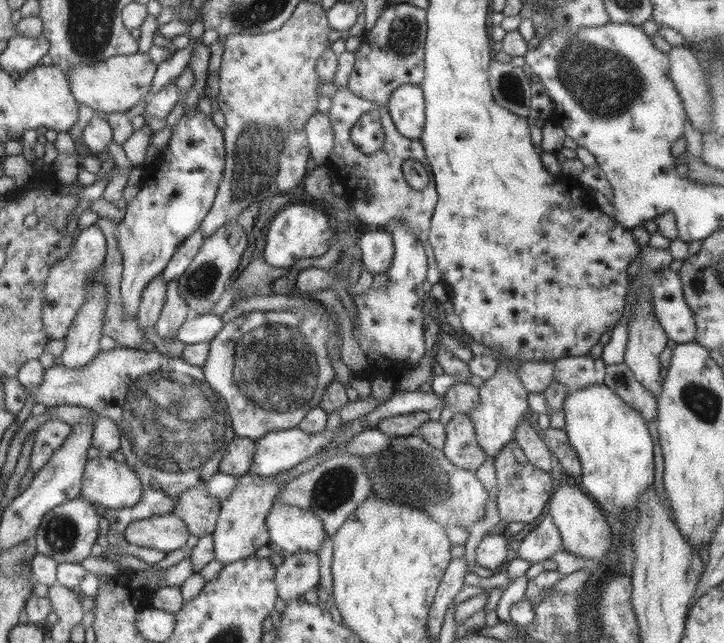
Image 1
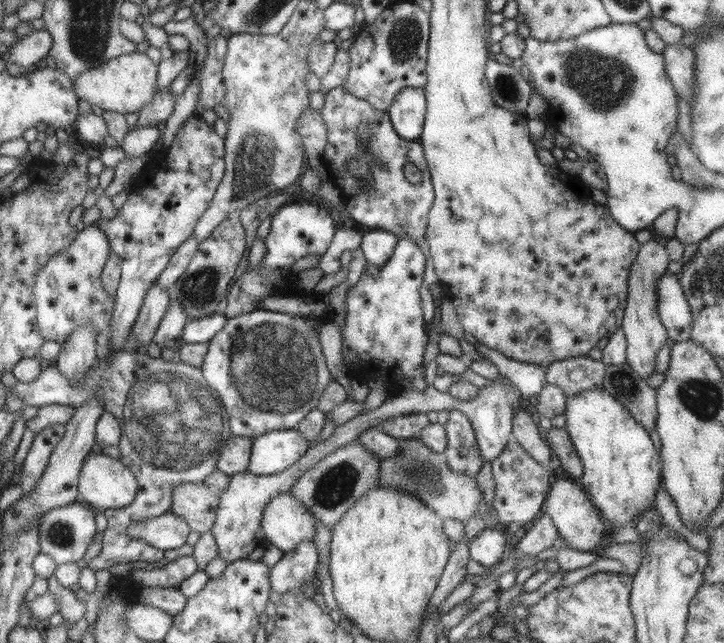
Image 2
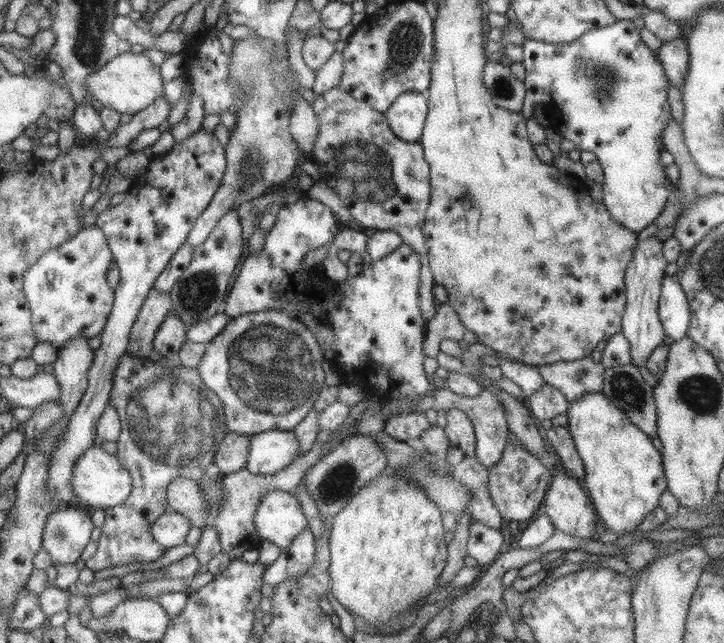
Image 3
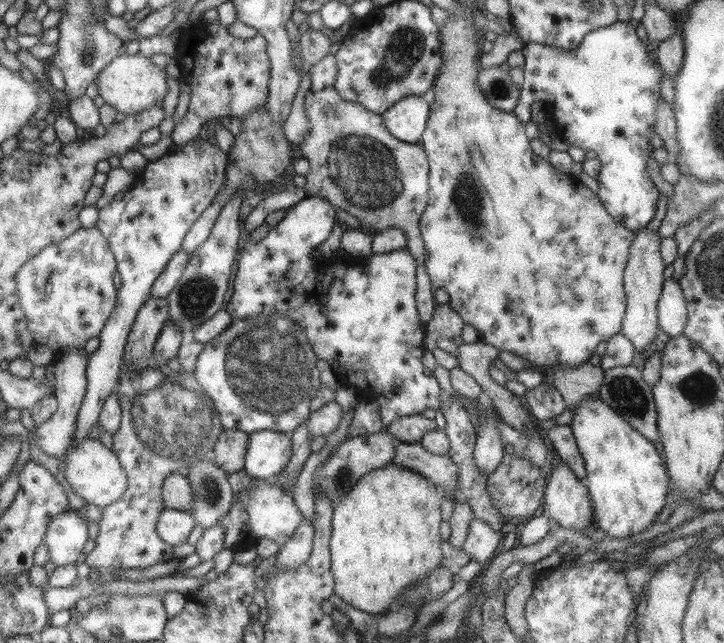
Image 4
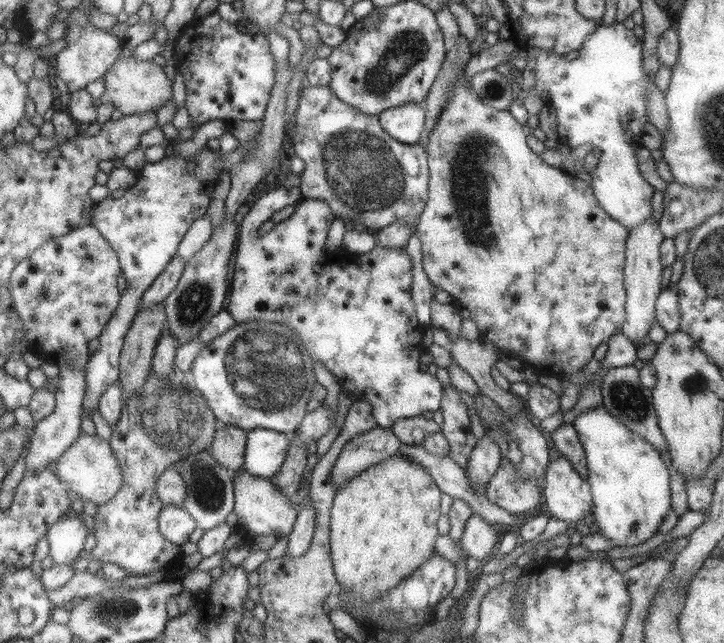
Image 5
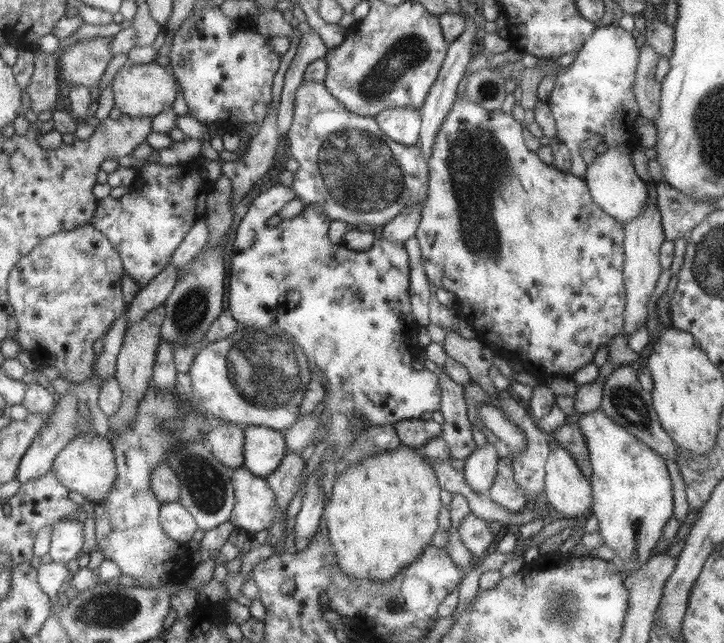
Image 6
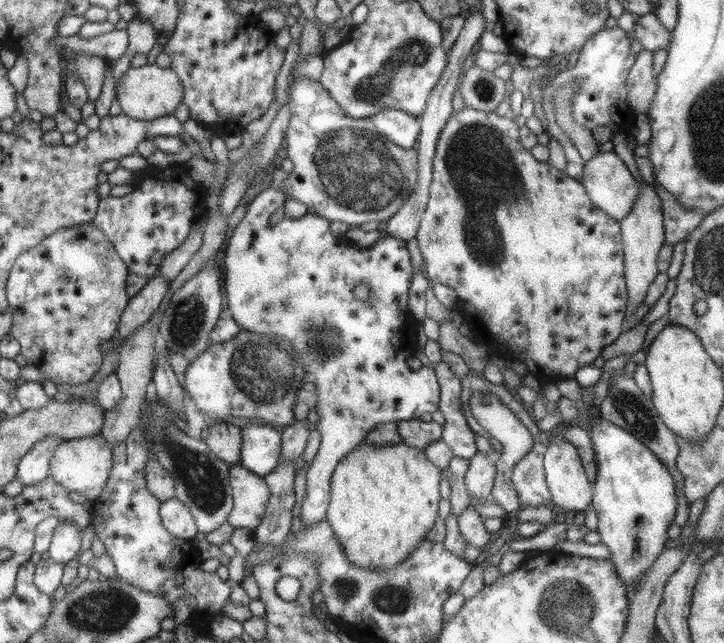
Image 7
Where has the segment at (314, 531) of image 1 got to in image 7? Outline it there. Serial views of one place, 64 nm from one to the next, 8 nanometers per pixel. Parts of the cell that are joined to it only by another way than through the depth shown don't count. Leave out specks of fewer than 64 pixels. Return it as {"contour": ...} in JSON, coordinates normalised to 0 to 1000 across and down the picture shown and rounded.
{"contour":[[[326,722],[318,726],[318,753],[323,787],[314,812],[326,821],[345,821],[351,827],[366,804],[374,765],[365,742],[351,739]]]}

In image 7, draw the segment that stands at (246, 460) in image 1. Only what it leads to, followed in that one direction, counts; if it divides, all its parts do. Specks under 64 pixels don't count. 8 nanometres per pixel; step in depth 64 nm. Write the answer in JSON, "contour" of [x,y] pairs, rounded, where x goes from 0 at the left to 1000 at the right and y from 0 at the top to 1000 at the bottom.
{"contour":[[[300,656],[282,667],[278,681],[289,694],[289,698],[304,715],[312,719],[318,726],[333,719],[333,700],[336,695],[334,663]]]}

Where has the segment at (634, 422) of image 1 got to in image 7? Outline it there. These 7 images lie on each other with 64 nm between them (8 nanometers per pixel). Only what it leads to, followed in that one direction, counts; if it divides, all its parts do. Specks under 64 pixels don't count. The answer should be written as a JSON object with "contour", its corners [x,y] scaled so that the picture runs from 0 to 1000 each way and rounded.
{"contour":[[[833,647],[818,653],[814,677],[826,723],[816,781],[827,809],[825,826],[866,911],[866,925],[873,930],[874,908],[901,880],[924,838],[921,824],[930,813],[935,785],[932,747],[892,691]]]}

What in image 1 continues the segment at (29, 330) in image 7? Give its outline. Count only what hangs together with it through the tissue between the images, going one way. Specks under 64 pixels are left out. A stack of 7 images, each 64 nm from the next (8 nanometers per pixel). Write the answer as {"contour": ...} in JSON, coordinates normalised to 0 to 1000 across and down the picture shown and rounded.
{"contour":[[[135,348],[126,350],[106,359],[106,372],[91,401],[81,404],[69,421],[62,445],[59,473],[61,513],[68,527],[88,529],[94,519],[101,495],[108,488],[110,477],[120,465],[117,435],[123,423],[134,418],[145,407],[148,397],[148,369]]]}

